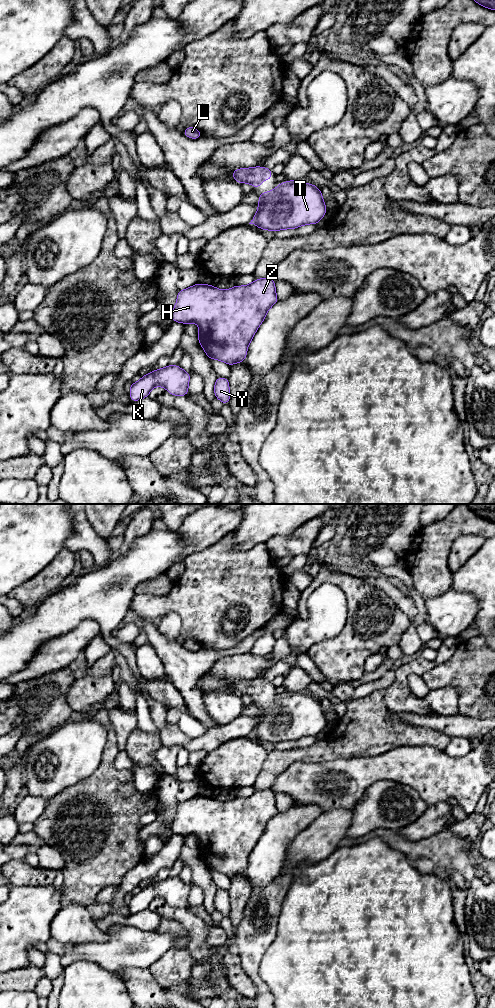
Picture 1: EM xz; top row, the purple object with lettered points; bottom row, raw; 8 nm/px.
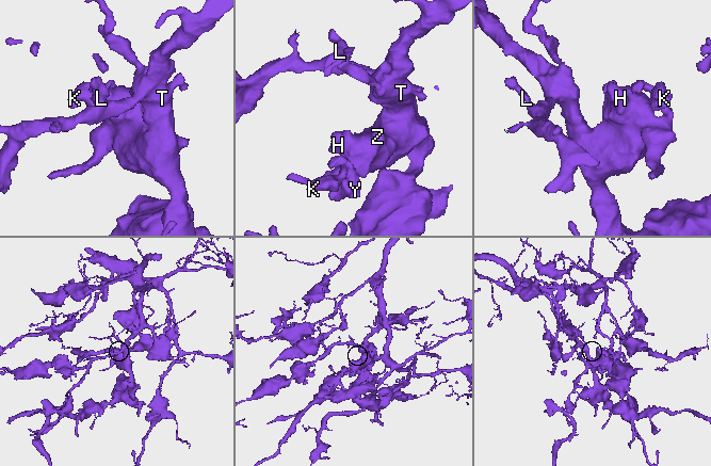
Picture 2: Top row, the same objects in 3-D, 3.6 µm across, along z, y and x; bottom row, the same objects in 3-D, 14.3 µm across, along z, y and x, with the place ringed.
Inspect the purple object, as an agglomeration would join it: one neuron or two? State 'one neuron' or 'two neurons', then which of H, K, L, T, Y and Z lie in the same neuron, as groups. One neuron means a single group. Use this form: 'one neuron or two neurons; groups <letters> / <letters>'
one neuron; groups H K L T Y Z

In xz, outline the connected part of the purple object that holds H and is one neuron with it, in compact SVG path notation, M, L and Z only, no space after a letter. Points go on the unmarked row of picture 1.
M271 789L255 791L251 796L236 797L227 802L197 795L178 803L171 831L184 837L198 836L200 842L197 850L206 868L231 878L245 873L253 848L264 833L268 822L278 813L275 794Z

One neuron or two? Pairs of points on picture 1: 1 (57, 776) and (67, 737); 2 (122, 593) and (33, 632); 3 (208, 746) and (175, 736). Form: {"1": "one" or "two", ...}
{"1": "one", "2": "one", "3": "two"}

